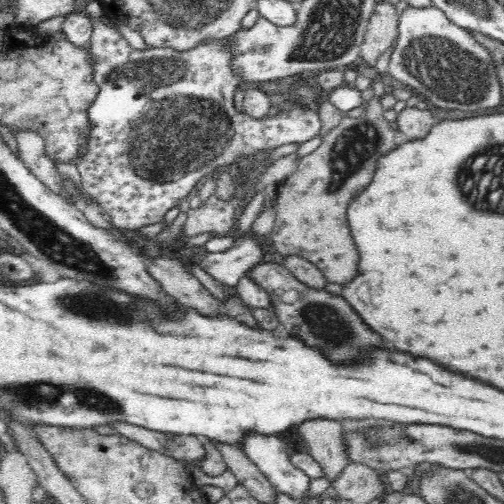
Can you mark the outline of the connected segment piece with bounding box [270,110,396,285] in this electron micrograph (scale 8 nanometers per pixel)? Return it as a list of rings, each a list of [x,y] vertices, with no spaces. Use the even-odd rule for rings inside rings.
[[[368,110],[366,116],[356,114],[345,115],[338,126],[331,128],[322,136],[322,143],[310,154],[300,158],[294,174],[288,176],[276,191],[276,220],[270,237],[276,251],[284,256],[298,253],[313,262],[327,279],[327,282],[342,284],[342,280],[350,280],[354,274],[354,264],[358,264],[358,252],[354,252],[352,236],[346,222],[346,206],[348,200],[358,191],[370,184],[375,160],[386,151],[394,148],[394,134],[389,121],[382,118],[382,110]]]

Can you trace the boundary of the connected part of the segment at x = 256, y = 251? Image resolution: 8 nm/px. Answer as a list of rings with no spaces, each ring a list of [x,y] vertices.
[[[254,232],[235,234],[230,248],[207,253],[200,265],[218,282],[234,287],[242,275],[262,262],[264,246]]]

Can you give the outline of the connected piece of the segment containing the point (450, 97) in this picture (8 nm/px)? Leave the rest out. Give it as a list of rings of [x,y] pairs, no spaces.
[[[433,4],[426,8],[408,5],[400,12],[398,38],[390,52],[388,73],[421,93],[421,98],[444,110],[494,108],[500,102],[500,88],[490,55],[471,38],[467,29],[454,24]]]

